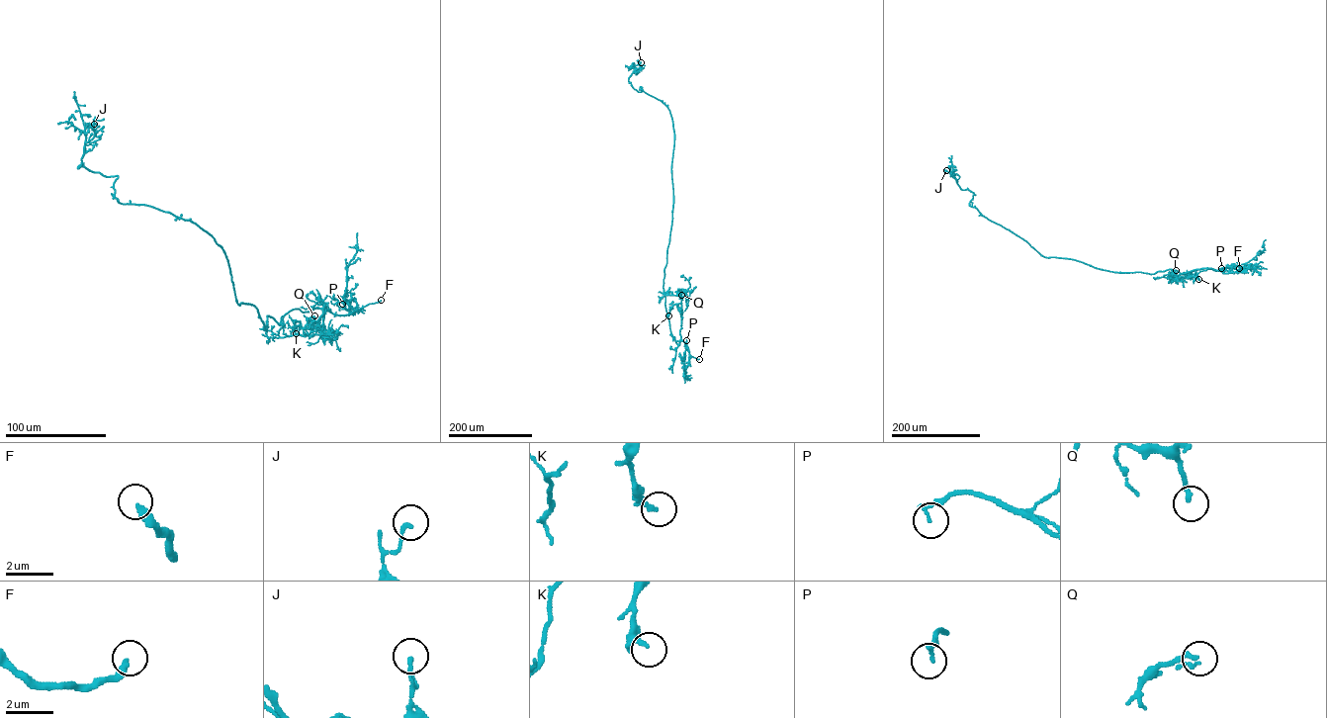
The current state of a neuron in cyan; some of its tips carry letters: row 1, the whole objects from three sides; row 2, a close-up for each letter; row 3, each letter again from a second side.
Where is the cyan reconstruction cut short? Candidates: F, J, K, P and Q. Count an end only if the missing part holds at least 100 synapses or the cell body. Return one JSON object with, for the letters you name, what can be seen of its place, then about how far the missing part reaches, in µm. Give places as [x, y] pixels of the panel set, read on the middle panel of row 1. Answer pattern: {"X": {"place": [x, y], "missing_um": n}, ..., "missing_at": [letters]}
{"F": {"place": [699, 359], "missing_um": 60}, "missing_at": ["F"]}

